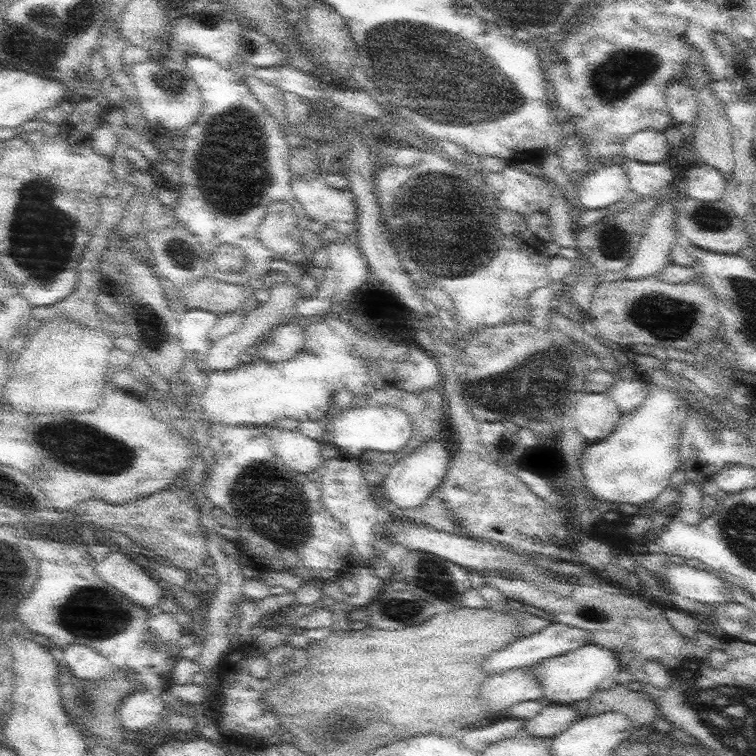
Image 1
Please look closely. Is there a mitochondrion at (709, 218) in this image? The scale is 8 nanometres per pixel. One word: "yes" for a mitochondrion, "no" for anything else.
yes

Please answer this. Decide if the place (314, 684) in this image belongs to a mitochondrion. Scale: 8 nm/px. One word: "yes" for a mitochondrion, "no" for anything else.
no

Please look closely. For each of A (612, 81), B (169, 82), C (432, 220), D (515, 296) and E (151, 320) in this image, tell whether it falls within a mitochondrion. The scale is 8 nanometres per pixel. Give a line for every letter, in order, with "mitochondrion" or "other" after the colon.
A: mitochondrion
B: mitochondrion
C: mitochondrion
D: other
E: mitochondrion

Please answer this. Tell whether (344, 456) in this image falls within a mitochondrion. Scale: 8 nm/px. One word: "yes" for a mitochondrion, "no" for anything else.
no

